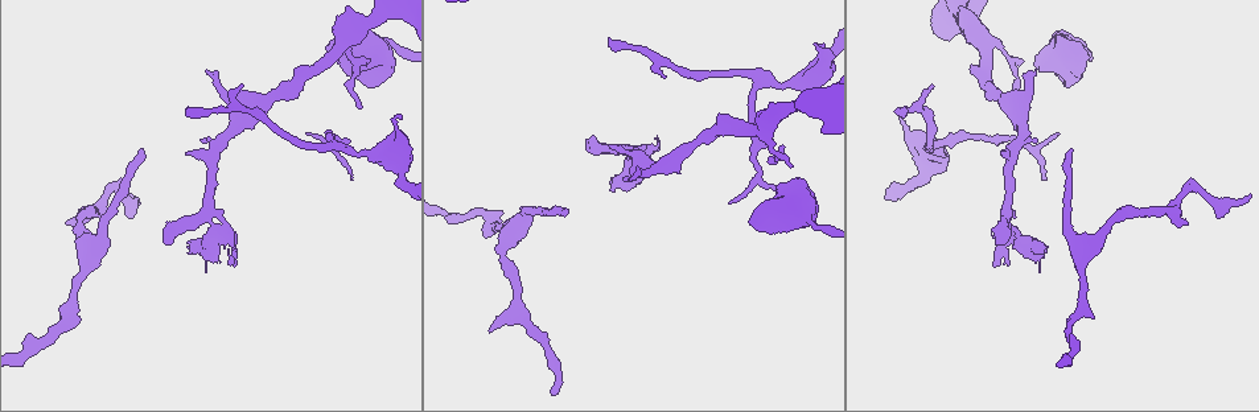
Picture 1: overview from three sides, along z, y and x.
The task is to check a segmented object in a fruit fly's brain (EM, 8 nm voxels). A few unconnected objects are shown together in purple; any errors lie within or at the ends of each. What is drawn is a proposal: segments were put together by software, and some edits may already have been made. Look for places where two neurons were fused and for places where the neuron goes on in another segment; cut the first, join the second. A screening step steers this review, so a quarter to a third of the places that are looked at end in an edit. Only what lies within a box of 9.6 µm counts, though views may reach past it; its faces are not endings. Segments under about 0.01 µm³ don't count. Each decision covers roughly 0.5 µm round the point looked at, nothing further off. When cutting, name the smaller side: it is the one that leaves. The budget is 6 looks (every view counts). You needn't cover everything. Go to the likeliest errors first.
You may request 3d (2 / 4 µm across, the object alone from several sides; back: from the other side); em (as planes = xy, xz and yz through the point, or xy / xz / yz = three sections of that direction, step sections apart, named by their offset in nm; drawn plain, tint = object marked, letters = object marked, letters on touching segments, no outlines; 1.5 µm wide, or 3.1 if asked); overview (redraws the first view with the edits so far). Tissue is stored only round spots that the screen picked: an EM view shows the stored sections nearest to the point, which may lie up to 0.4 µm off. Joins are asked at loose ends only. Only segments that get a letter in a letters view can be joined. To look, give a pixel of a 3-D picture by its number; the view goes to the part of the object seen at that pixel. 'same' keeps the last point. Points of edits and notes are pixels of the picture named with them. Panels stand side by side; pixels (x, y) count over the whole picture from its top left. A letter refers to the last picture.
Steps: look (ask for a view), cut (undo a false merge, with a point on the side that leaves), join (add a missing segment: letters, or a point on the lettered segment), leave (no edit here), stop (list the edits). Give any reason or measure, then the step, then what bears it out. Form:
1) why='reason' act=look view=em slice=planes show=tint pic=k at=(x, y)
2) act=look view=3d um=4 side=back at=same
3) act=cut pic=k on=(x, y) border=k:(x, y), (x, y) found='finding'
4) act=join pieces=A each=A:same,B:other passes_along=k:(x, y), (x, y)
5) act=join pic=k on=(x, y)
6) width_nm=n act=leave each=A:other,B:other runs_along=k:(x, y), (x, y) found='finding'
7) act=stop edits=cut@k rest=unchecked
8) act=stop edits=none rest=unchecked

why='thin end' act=look view=em slice=xz step=8 show=tint pic=1 at=(772, 187)

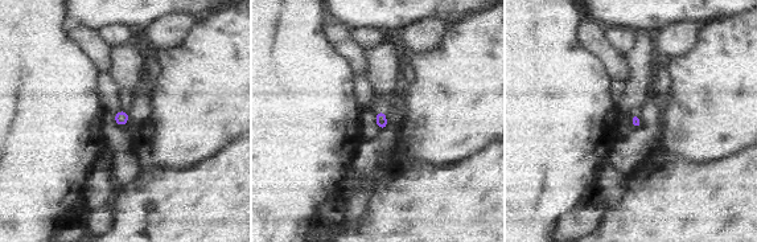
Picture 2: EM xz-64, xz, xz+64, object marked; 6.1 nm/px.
act=look view=em slice=yz step=4 show=tint at=same

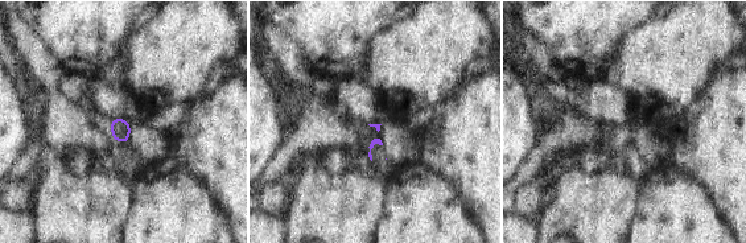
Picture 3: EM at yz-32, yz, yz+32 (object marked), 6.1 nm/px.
act=look view=em slice=yz step=4 show=letters at=same

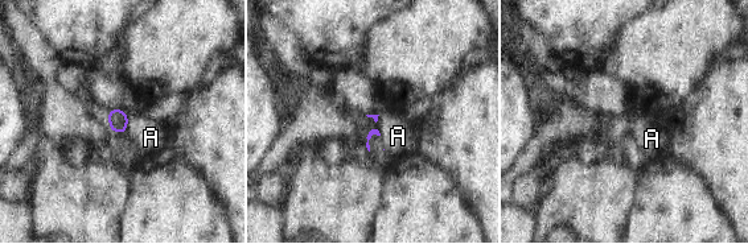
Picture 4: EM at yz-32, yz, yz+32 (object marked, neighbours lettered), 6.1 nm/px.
act=leave each=A:other border=4:(381, 133), (372, 129), (365, 137) found='none of them fits'

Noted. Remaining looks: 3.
why='abrupt turn' act=look view=3d um=4 pic=1 at=(813, 222)

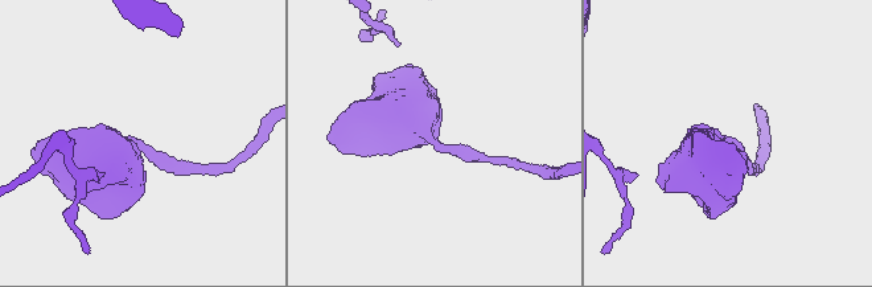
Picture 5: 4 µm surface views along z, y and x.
why='now the EM' act=look view=em slice=xz step=8 show=letters pic=5 at=(438, 142)

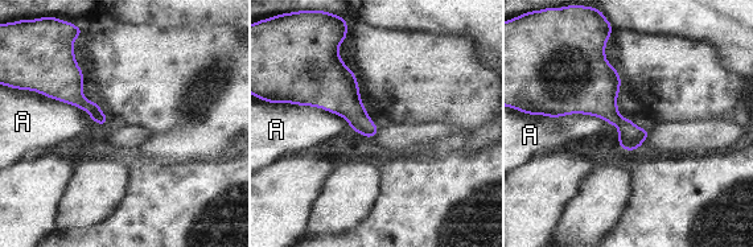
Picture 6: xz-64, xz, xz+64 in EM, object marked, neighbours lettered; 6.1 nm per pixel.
why='another direction' act=look view=em slice=planes show=letters at=same

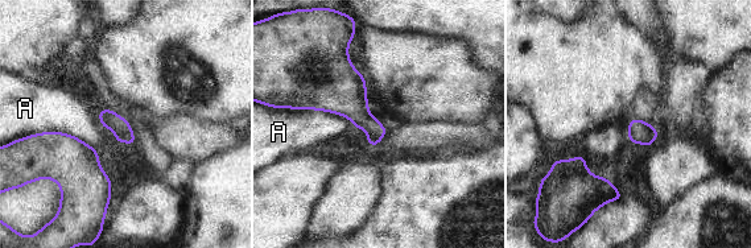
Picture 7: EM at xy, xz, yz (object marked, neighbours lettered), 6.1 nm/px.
act=leave each=A:other border=7:(289, 107), (335, 112), (358, 128) found='continuous, no second neuron'

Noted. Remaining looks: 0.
act=stop edits=none rest=unchecked

